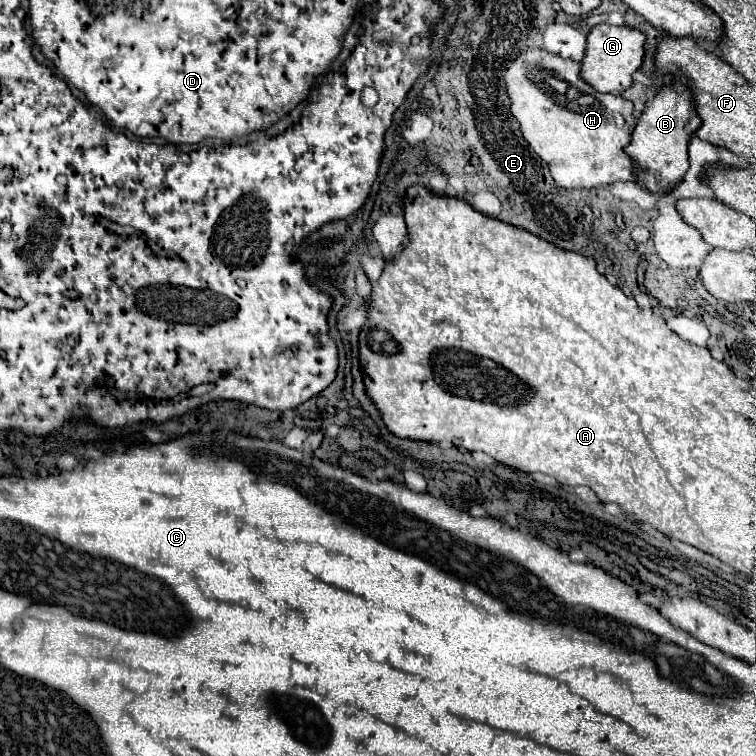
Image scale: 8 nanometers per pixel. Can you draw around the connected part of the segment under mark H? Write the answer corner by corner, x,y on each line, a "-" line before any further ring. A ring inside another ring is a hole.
528,50
522,54
504,74
506,88
512,100
512,114
520,122
522,134
536,154
550,166
550,174
560,188
606,188
614,182
634,182
636,184
636,166
632,158
624,152
630,144
630,136
636,126
634,104
618,94
596,92
580,76
580,64
564,60
546,50
-
620,114
622,124
616,122

